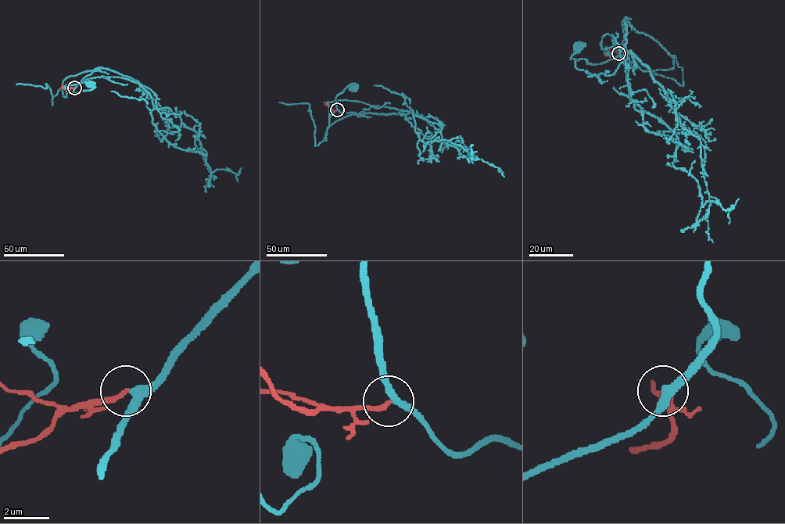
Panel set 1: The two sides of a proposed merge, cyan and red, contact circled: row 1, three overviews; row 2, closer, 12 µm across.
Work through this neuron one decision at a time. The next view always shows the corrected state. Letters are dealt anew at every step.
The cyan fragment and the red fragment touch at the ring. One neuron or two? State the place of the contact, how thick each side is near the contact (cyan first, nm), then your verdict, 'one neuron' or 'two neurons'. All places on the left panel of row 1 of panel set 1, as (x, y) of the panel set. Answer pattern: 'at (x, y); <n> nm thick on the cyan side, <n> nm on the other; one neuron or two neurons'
at (74, 87); 260 nm thick on the cyan side, 200 nm on the other; one neuron

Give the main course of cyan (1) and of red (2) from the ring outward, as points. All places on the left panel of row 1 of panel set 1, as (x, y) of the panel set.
1: (74, 87), (74, 93), (91, 90), (93, 87), (90, 84)
2: (74, 87), (66, 90), (62, 87)

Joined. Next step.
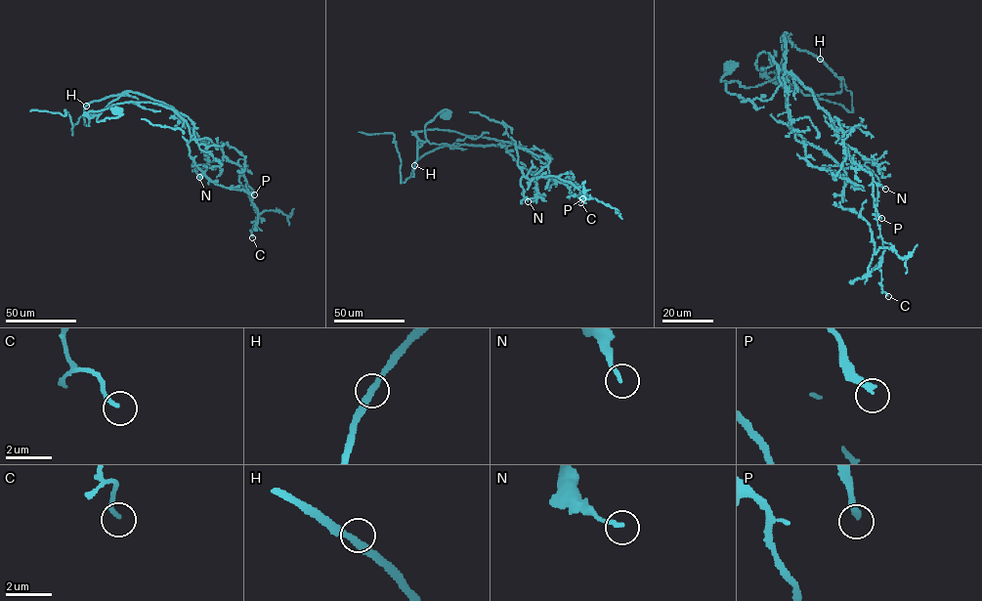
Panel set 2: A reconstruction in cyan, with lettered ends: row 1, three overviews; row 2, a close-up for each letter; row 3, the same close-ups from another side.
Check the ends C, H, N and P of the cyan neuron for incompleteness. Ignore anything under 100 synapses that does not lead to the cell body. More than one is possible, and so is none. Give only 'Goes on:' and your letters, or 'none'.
Goes on: P

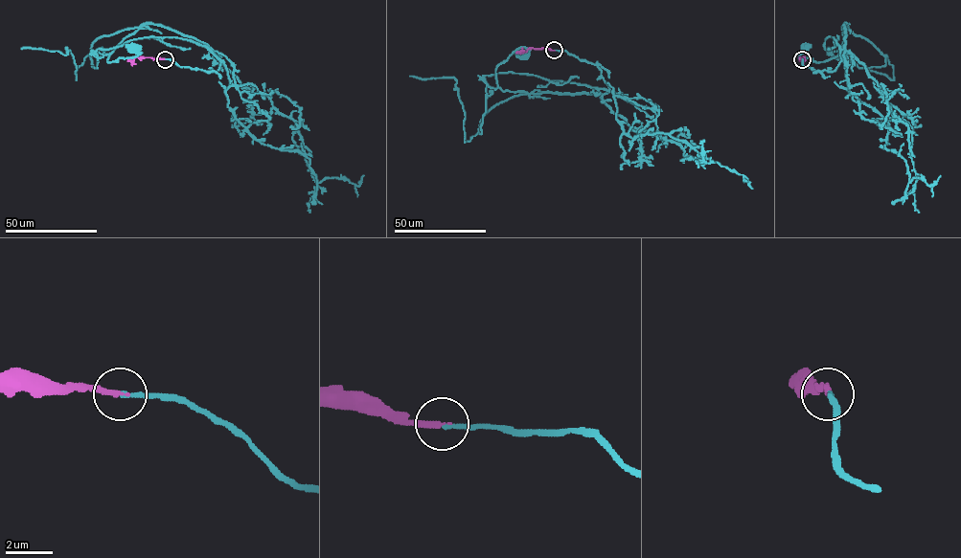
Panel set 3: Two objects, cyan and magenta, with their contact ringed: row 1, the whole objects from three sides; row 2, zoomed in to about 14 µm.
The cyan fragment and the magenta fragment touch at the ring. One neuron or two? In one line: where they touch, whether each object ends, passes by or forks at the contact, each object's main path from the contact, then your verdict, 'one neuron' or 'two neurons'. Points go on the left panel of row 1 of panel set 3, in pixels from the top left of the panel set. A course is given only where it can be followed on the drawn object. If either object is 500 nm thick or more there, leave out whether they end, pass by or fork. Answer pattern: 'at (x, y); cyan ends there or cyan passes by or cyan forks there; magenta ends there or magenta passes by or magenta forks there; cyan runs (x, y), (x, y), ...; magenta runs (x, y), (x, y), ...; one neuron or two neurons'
at (165, 59); cyan ends there; magenta ends there; cyan runs (166, 58), (208, 72), (220, 60), (174, 37), (94, 53), (110, 62), (135, 56), (133, 47); magenta runs (166, 58), (135, 56), (131, 61), (135, 63); one neuron

